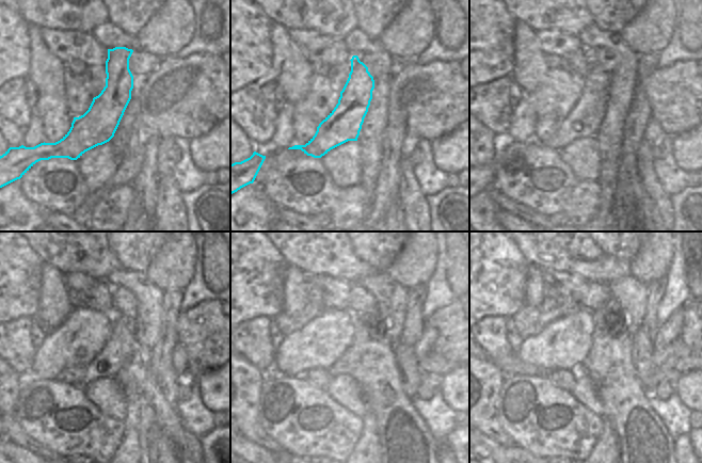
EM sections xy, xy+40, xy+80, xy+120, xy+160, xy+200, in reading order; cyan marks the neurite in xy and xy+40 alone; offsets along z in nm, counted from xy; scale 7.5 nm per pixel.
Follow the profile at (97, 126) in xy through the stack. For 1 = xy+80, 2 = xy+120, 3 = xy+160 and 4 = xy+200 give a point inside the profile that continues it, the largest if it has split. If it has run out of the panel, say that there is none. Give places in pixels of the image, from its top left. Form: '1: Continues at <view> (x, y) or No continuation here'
1: Continues at xy+80 (584, 121)
2: Continues at xy+120 (110, 361)
3: Continues at xy+160 (349, 362)
4: Continues at xy+200 (581, 369)

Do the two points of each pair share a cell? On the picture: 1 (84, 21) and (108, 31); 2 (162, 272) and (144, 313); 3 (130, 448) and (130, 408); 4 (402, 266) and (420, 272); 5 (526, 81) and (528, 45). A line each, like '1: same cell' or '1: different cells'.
1: different cells
2: different cells
3: same cell
4: same cell
5: same cell

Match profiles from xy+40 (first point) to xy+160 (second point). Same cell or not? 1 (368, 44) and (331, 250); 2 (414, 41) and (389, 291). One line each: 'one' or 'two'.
1: two
2: two

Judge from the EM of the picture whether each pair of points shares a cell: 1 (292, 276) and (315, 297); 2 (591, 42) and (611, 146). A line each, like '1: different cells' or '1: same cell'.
1: different cells
2: same cell

